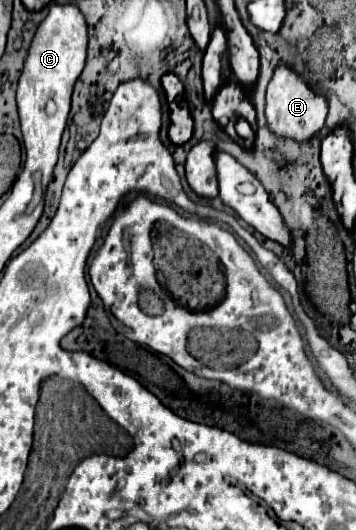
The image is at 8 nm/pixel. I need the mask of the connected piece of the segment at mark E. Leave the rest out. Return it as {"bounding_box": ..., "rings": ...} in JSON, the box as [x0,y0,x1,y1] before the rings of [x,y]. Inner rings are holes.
{"bounding_box":[267,65,327,141],"rings":[[[277,65],[275,73],[267,87],[267,125],[275,135],[281,137],[293,137],[297,141],[307,141],[317,135],[317,131],[323,127],[327,117],[327,99],[325,95],[315,93],[295,71],[293,67]]]}

